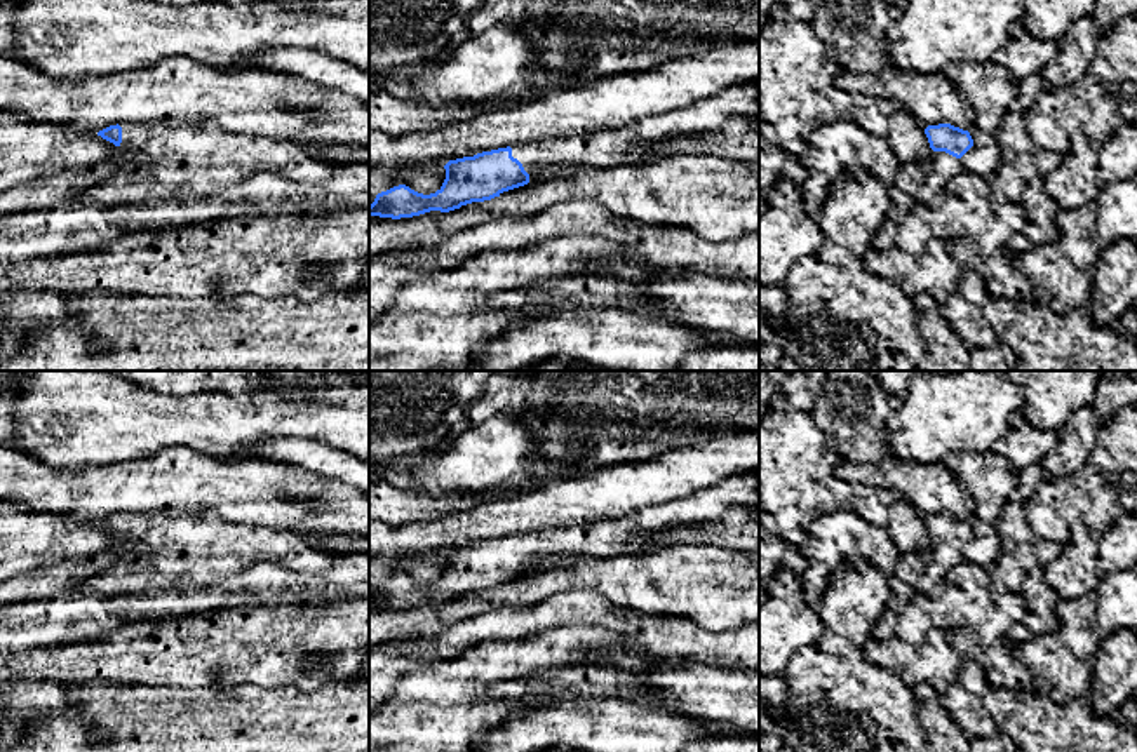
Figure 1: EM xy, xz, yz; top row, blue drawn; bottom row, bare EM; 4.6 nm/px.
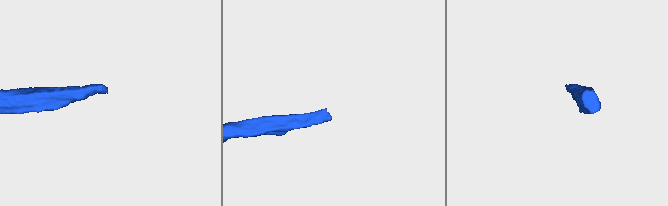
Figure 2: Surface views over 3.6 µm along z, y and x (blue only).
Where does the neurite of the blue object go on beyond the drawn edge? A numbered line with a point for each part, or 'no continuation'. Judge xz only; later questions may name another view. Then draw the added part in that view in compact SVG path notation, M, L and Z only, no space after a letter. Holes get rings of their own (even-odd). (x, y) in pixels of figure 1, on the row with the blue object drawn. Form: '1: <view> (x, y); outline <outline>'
1: xz (612, 148); outline M759 82L731 85L684 110L651 115L620 129L576 138L514 144L512 157L529 174L529 183L569 178L578 167L587 171L615 169L627 164L646 165L660 160L649 146L683 136L714 132L730 117L759 122Z

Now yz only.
1: yz (944, 167); outline M932 150L930 169L932 171L919 188L916 200L926 205L935 205L942 198L945 186L963 172L963 165L961 158Z

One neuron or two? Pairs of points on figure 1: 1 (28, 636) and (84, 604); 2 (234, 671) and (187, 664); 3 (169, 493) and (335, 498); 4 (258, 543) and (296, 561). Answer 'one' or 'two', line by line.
1: one
2: one
3: one
4: one

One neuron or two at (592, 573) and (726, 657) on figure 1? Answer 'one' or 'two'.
two

